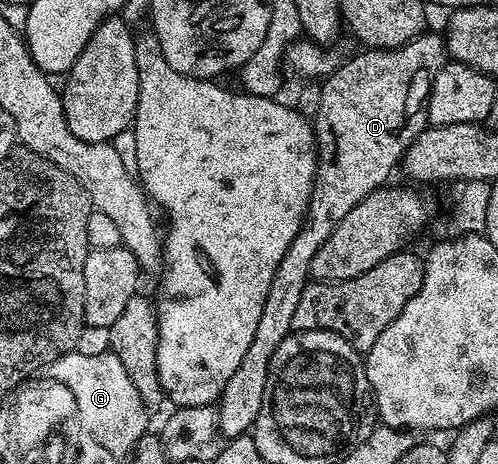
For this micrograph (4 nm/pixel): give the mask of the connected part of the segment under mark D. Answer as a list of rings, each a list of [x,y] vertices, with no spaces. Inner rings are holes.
[[[423,33],[417,35],[410,43],[405,43],[402,47],[393,49],[362,49],[362,52],[360,52],[355,59],[347,58],[342,66],[337,67],[331,75],[327,75],[321,80],[323,93],[321,94],[319,112],[312,118],[314,140],[318,142],[318,168],[314,174],[314,188],[312,189],[310,200],[308,201],[306,220],[302,223],[300,233],[296,233],[292,245],[288,245],[288,253],[284,253],[280,265],[276,265],[276,273],[272,277],[272,289],[264,301],[264,309],[260,313],[260,325],[256,325],[256,334],[252,336],[252,345],[248,345],[248,353],[244,353],[244,361],[240,361],[240,369],[236,369],[236,373],[232,373],[232,378],[229,379],[228,385],[224,385],[224,389],[222,390],[222,398],[219,399],[216,404],[216,410],[218,412],[218,430],[227,440],[232,440],[247,434],[258,419],[258,414],[260,413],[262,402],[264,401],[264,389],[266,388],[266,382],[268,381],[268,365],[272,365],[272,353],[276,353],[276,349],[280,349],[280,341],[284,341],[284,337],[291,334],[292,328],[290,322],[296,313],[296,305],[300,302],[300,293],[304,293],[306,284],[311,282],[310,266],[312,265],[312,257],[316,257],[316,252],[320,250],[320,245],[324,245],[324,241],[328,241],[328,237],[332,237],[332,229],[336,229],[336,225],[340,221],[344,221],[345,215],[348,214],[351,209],[356,209],[356,205],[360,205],[360,201],[364,201],[364,197],[368,197],[368,193],[377,191],[380,187],[387,186],[389,179],[386,178],[393,173],[394,167],[396,171],[406,150],[410,148],[411,143],[414,142],[414,139],[418,134],[428,126],[426,101],[430,97],[430,86],[434,80],[435,73],[448,61],[448,52],[443,36],[441,34],[430,34],[431,33]]]

